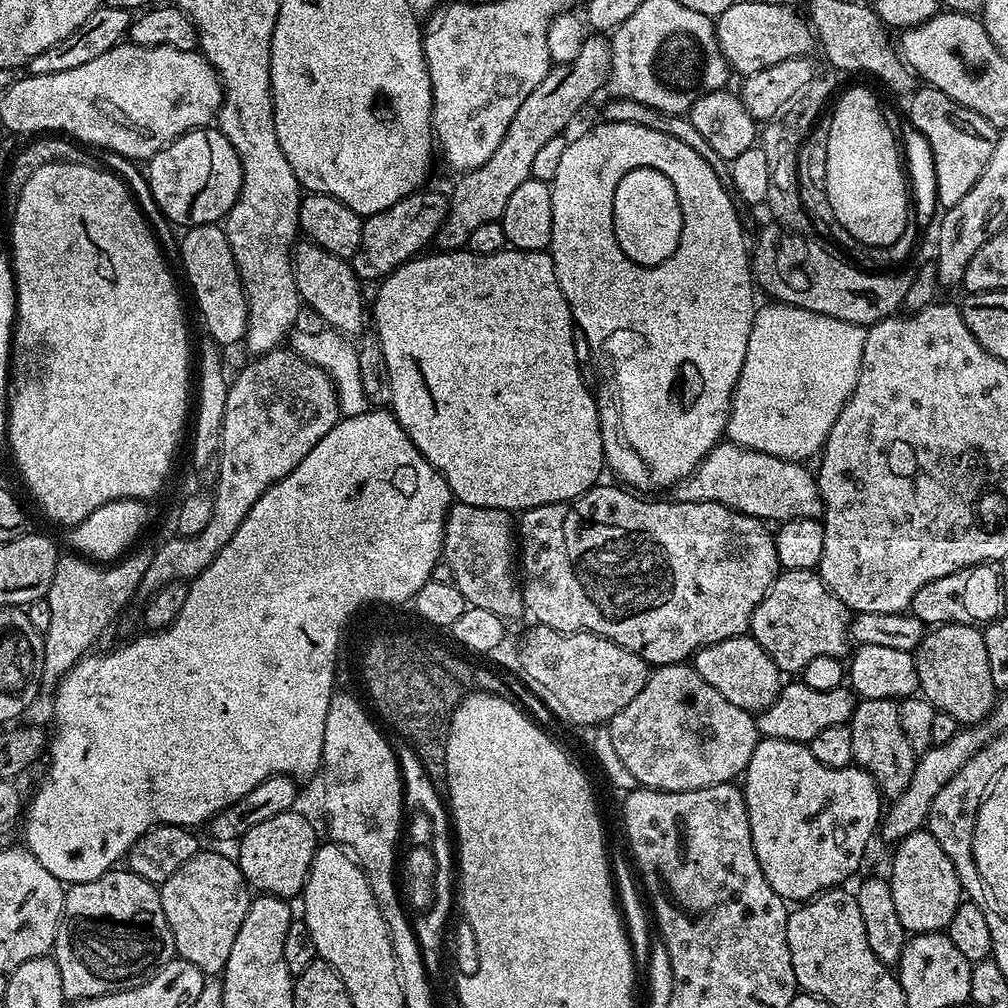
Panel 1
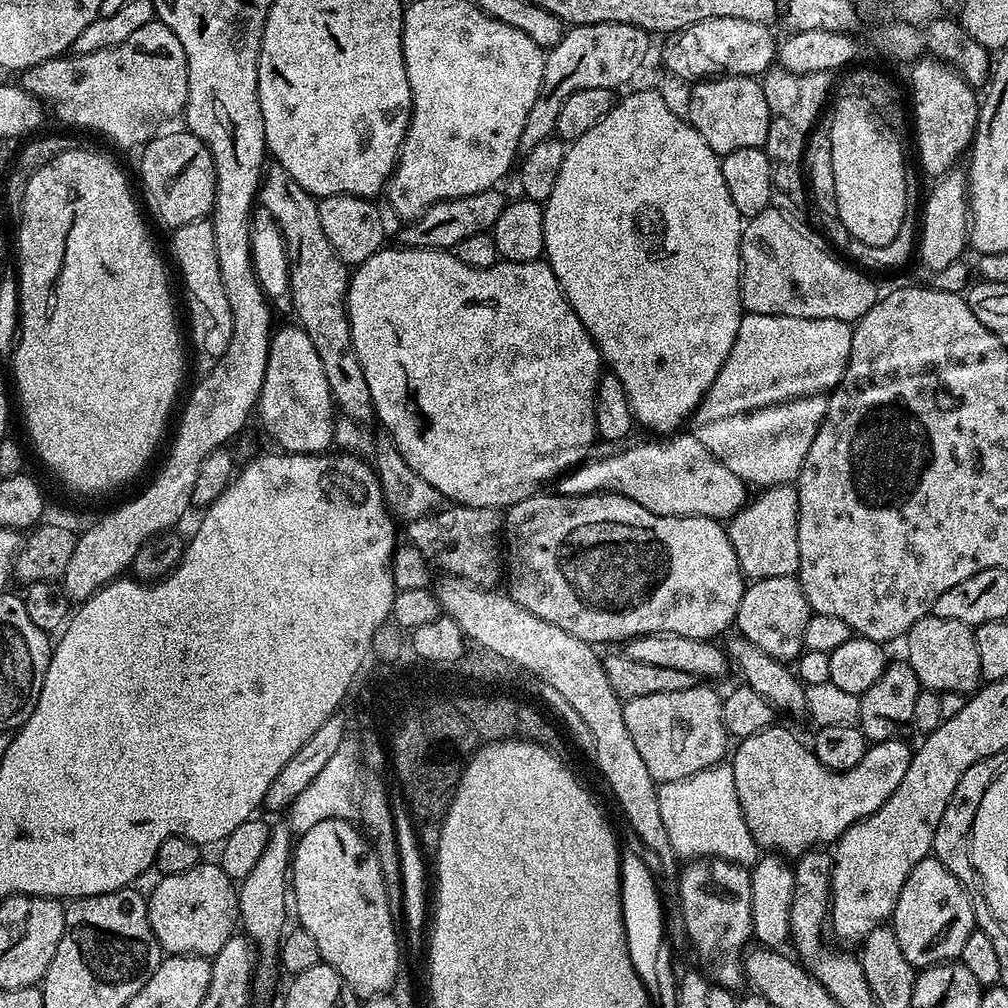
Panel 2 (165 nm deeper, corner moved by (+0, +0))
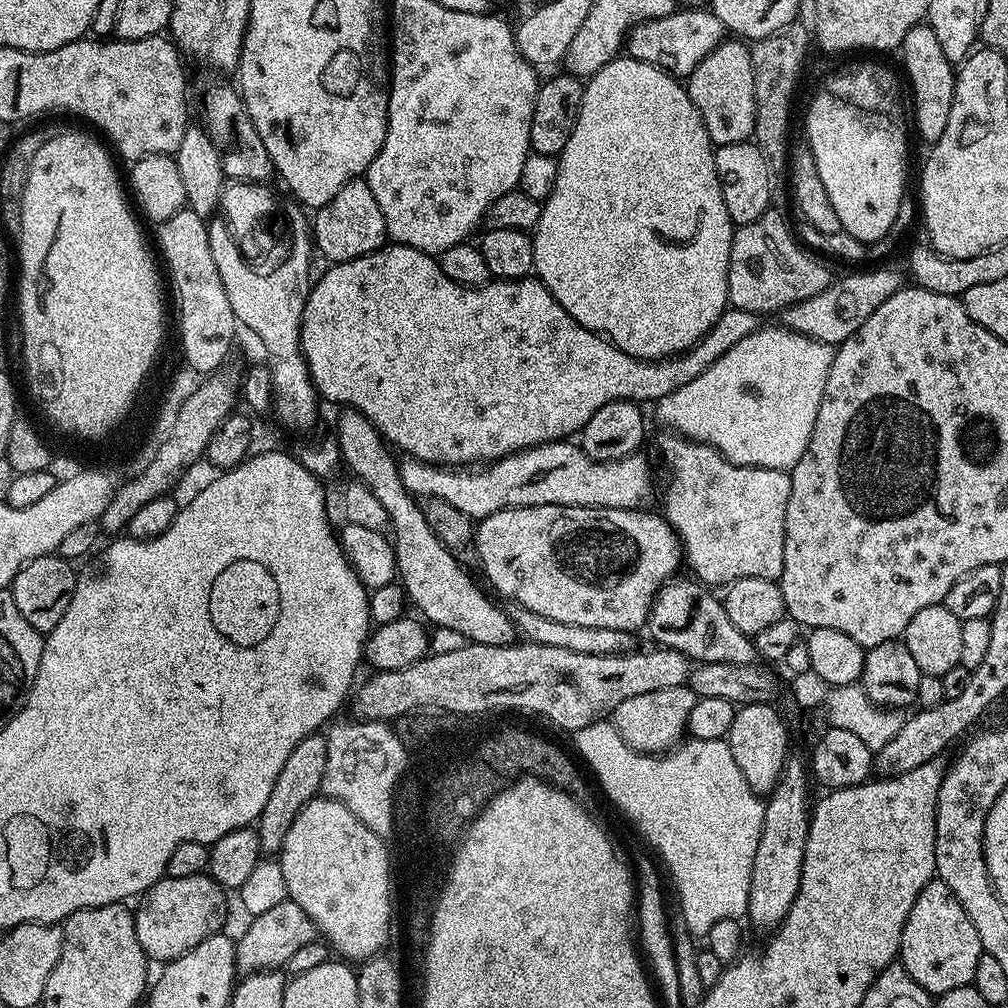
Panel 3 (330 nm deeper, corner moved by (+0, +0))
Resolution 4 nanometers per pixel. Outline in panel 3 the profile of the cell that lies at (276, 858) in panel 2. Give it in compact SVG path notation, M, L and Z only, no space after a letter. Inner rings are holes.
M320 734L302 738L302 742L294 746L294 751L290 753L290 758L286 758L286 763L283 764L282 771L274 782L274 790L270 790L270 799L266 801L266 806L262 806L262 814L258 821L261 853L279 853L286 833L290 831L290 826L294 826L294 818L298 818L302 806L316 799L321 791L326 756L327 739Z

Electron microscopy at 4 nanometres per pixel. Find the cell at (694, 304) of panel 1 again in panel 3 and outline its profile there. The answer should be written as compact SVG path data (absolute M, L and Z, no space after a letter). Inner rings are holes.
M635 58L611 60L602 70L587 77L584 97L576 115L570 138L558 157L558 178L554 190L543 201L538 226L532 236L535 275L554 294L554 298L583 328L596 332L605 340L618 346L639 360L663 360L665 356L678 356L693 348L718 322L728 303L728 271L730 270L730 246L734 225L722 202L722 186L718 182L716 153L706 126L688 97L688 89L677 77L670 76L660 68L650 66Z

